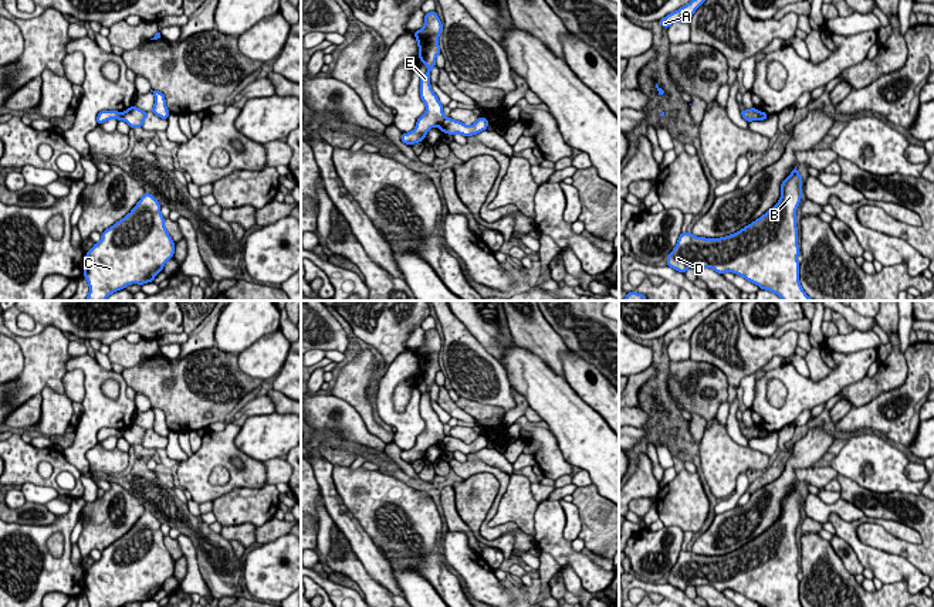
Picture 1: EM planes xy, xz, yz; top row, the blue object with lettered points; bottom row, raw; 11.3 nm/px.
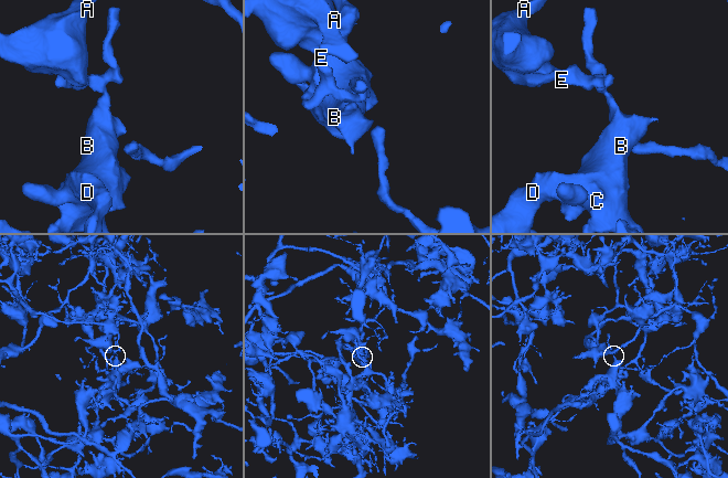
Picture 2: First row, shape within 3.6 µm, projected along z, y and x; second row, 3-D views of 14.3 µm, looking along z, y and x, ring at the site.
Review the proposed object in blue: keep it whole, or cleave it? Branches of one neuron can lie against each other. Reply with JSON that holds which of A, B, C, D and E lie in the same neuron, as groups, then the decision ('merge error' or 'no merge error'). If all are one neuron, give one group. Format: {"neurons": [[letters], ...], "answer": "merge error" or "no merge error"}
{"neurons": [["A", "E"], ["B", "C", "D"]], "answer": "merge error"}

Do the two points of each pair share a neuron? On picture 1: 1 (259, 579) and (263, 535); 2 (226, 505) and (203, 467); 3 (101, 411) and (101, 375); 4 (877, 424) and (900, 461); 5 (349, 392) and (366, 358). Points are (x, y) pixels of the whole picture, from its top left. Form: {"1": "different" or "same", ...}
{"1": "different", "2": "different", "3": "same", "4": "different", "5": "same"}

